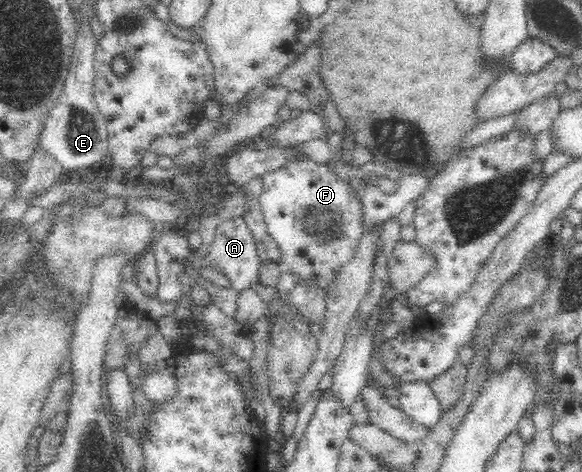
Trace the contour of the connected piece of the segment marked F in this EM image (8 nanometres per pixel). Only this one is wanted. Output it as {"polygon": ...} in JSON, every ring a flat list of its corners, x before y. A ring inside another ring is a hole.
{"polygon":[[313,161,305,162,304,164,290,165,289,167,280,169,276,172,267,173,267,175,262,176,260,179,262,181,262,191,259,203,261,204,261,211,268,228,268,233,271,236,274,236,274,239,278,240,278,242,280,242,280,246,282,246,284,253,283,257,285,257,282,263,282,268,300,272,300,279,304,276,306,276,306,278,316,278,316,282,318,282,318,284,322,284,322,288,324,288,332,271,334,271,334,267,338,267,338,265,342,265,342,263,346,263,346,261,350,259,352,249,354,249,353,245,357,242,358,236,363,230,359,218,360,198,356,197,356,194,354,194,354,188,350,188,347,183,343,182,342,179,339,179,335,175,334,171,328,168,327,165,318,165]]}

